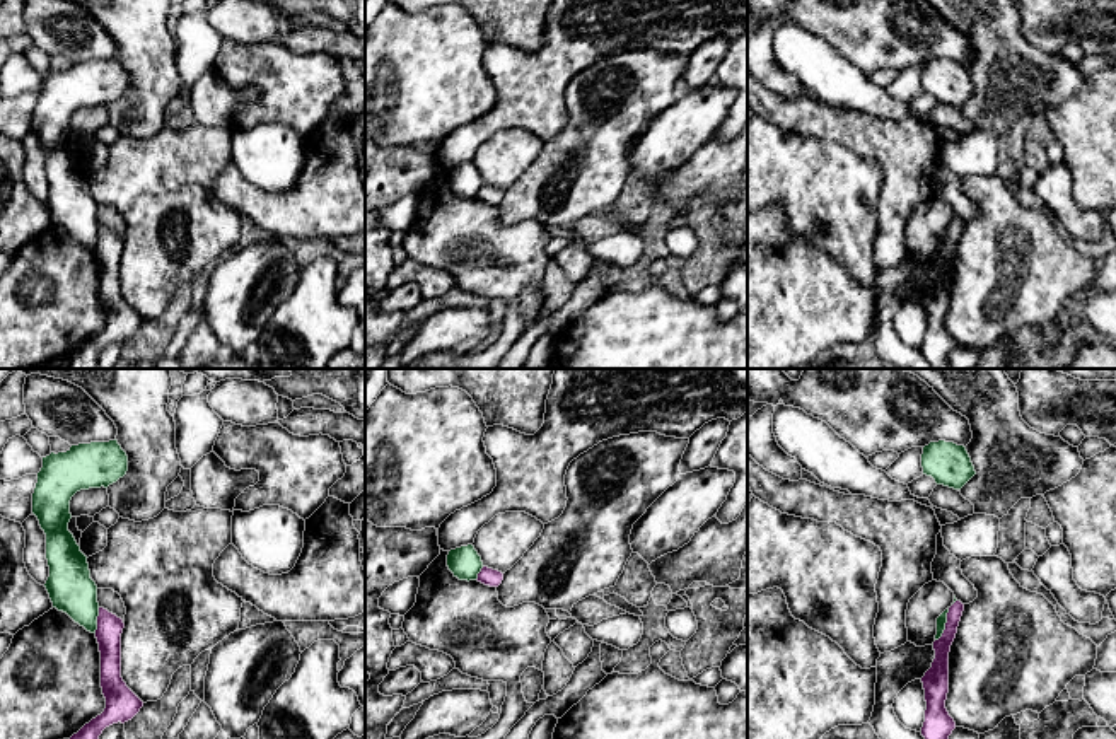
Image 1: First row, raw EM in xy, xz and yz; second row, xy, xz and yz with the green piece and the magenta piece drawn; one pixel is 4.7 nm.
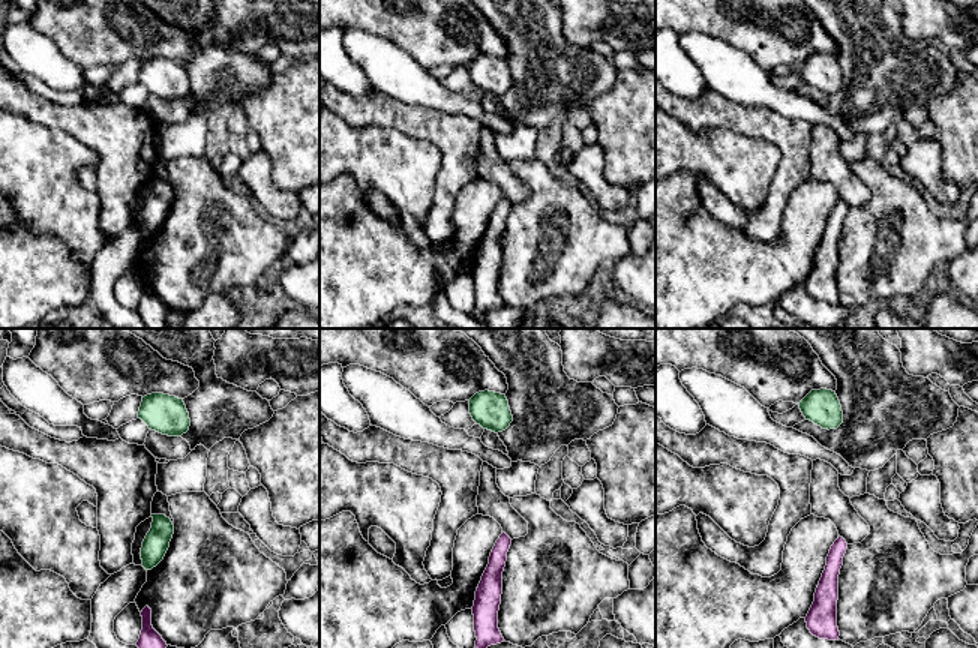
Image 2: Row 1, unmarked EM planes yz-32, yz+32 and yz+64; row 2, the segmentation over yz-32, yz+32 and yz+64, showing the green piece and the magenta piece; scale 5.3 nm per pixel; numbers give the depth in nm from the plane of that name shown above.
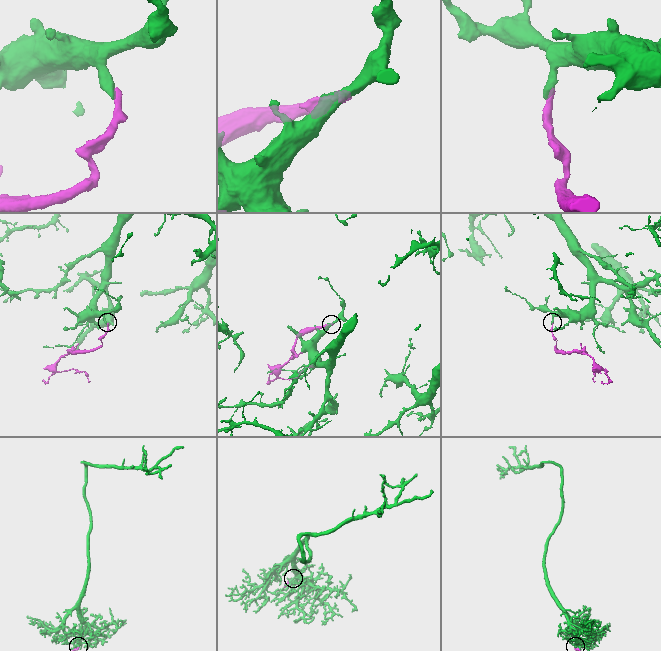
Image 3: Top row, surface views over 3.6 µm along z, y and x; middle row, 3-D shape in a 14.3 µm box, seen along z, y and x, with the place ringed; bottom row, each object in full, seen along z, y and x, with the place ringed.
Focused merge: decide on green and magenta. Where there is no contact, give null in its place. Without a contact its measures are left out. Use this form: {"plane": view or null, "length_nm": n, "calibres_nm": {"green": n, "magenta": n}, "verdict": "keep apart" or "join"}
{"plane": "yz", "length_nm": 170, "calibres_nm": {"green": 50, "magenta": 110}, "verdict": "keep apart"}

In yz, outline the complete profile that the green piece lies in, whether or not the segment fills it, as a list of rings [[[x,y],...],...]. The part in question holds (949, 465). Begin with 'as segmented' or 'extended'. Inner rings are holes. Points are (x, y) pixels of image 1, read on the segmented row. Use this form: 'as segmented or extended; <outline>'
as segmented; [[[945,440],[923,447],[921,468],[937,485],[954,490],[961,490],[976,474],[966,447]]]

